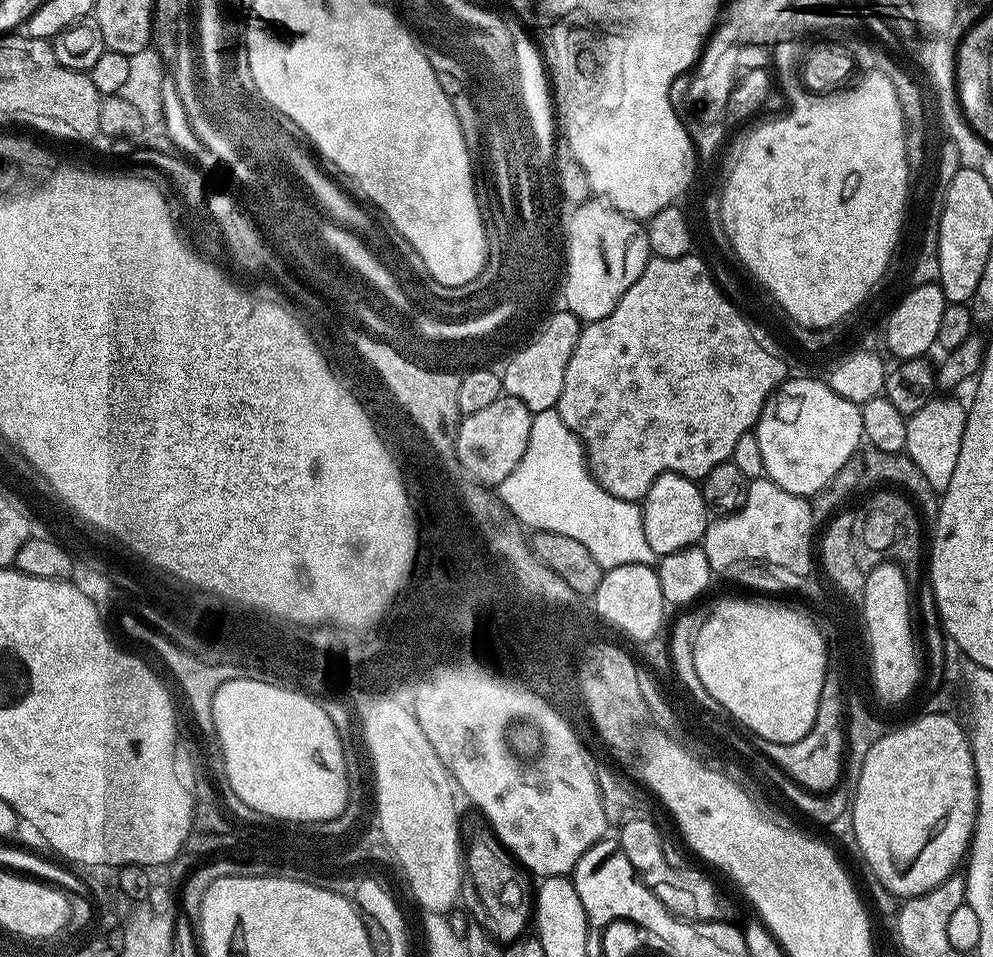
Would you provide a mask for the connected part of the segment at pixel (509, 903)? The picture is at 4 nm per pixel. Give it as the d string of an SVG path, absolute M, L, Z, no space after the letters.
M491 827L476 828L472 841L466 844L466 876L472 879L472 888L488 915L486 928L497 941L519 941L525 935L524 927L529 927L534 916L534 884L529 873L517 864L511 852L496 839Z

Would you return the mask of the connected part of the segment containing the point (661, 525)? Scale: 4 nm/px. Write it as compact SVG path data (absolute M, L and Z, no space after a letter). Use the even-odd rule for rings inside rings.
M664 472L654 481L644 496L640 513L646 542L650 542L650 550L656 558L699 545L710 523L710 509L700 492L700 484L676 472Z

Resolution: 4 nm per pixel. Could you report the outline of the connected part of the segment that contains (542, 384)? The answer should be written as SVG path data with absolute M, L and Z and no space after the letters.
M567 310L553 311L547 331L543 331L535 343L522 354L515 356L503 365L504 391L507 395L518 398L532 413L550 410L556 407L562 394L562 382L566 366L574 354L574 346L580 337L582 321Z

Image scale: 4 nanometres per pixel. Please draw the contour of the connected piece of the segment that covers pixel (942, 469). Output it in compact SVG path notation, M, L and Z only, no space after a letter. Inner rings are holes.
M934 398L922 410L907 417L906 446L904 452L922 470L926 482L936 493L942 494L950 486L954 466L958 466L958 450L962 450L962 434L966 430L967 407L956 398ZM944 399L944 400L940 400Z

